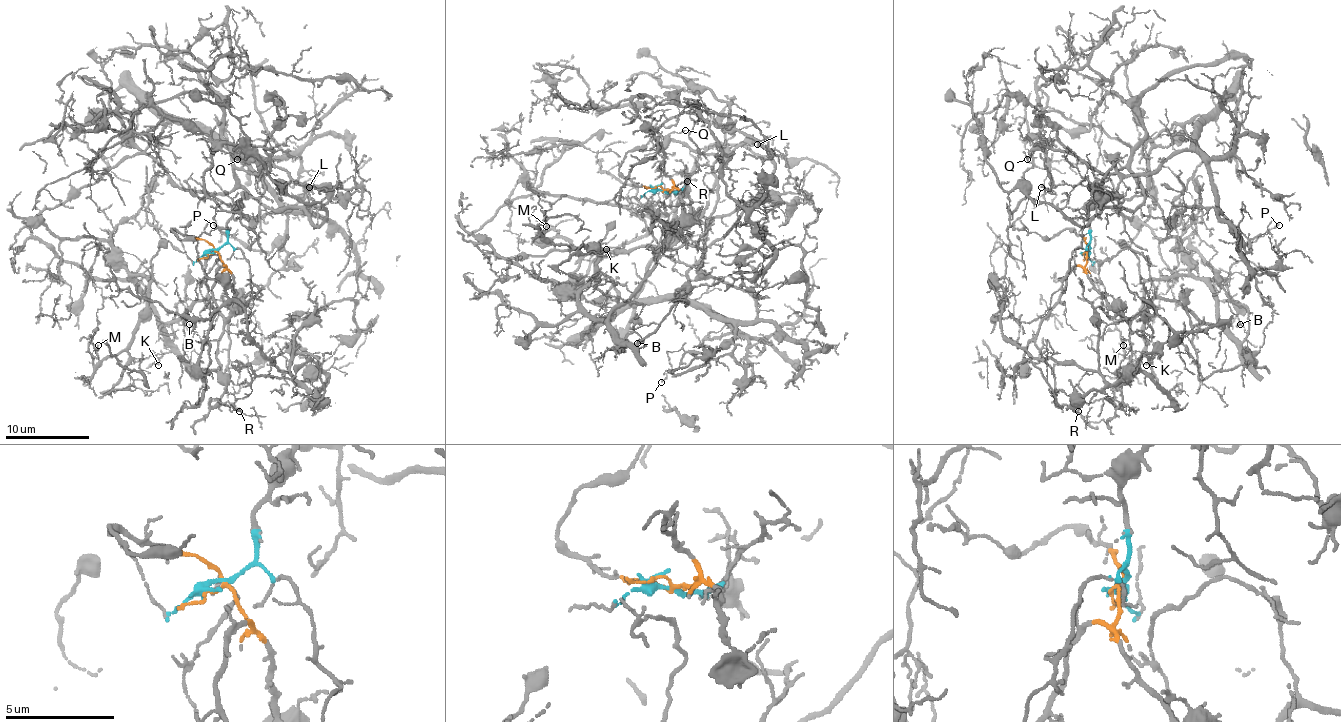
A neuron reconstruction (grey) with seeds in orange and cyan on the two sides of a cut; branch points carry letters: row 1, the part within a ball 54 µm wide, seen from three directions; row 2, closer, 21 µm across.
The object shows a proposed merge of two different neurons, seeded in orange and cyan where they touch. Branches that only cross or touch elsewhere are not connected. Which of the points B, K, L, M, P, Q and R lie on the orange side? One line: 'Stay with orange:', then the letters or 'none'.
Stay with orange: B, K, M, R

